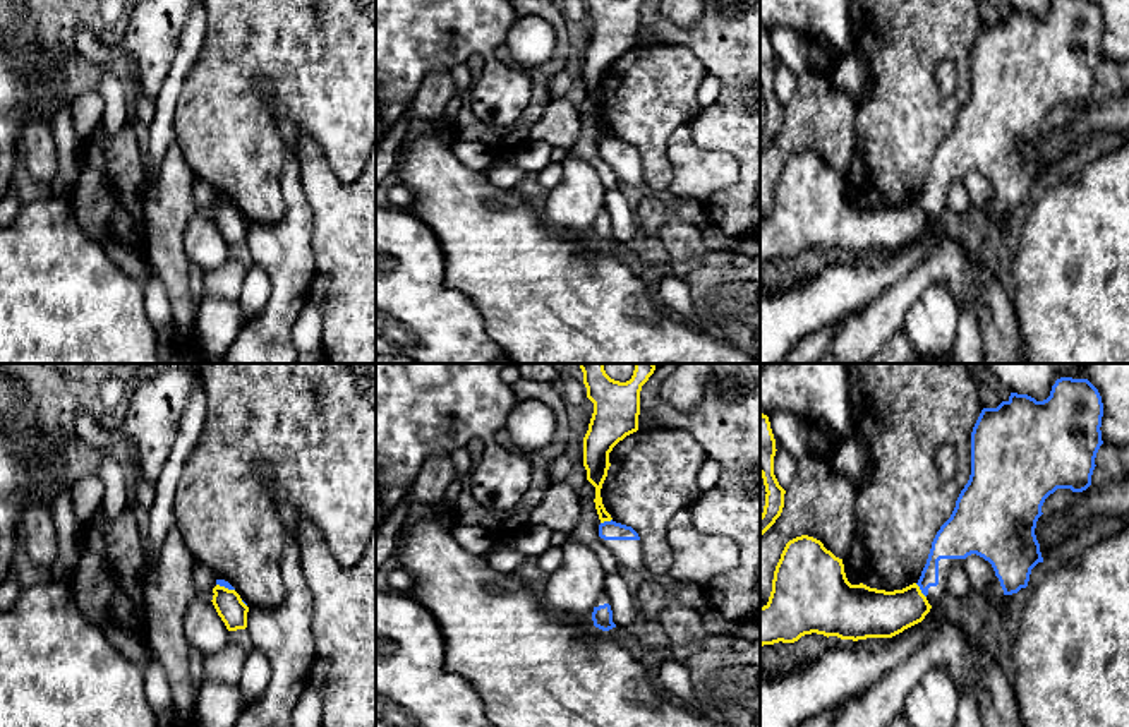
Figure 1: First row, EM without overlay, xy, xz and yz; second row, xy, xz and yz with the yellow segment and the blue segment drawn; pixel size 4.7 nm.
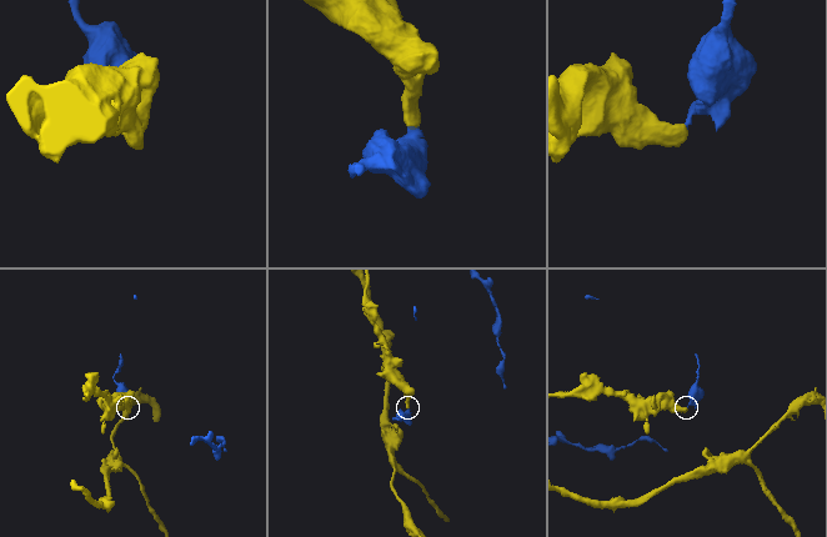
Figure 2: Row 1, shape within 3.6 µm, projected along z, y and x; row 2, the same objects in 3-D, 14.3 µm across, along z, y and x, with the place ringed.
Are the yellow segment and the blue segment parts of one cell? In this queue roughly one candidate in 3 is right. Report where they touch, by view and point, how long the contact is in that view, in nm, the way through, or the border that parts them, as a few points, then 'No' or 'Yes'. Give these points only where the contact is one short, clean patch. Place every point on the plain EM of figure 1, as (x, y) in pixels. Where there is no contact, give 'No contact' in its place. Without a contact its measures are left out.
Touches yellow at yz (920, 206). Shared border 90 nm. Boundary: yz (915, 199), (925, 213). No

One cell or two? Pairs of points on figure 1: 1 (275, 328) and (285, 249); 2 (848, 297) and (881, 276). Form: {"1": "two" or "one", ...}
{"1": "one", "2": "one"}

